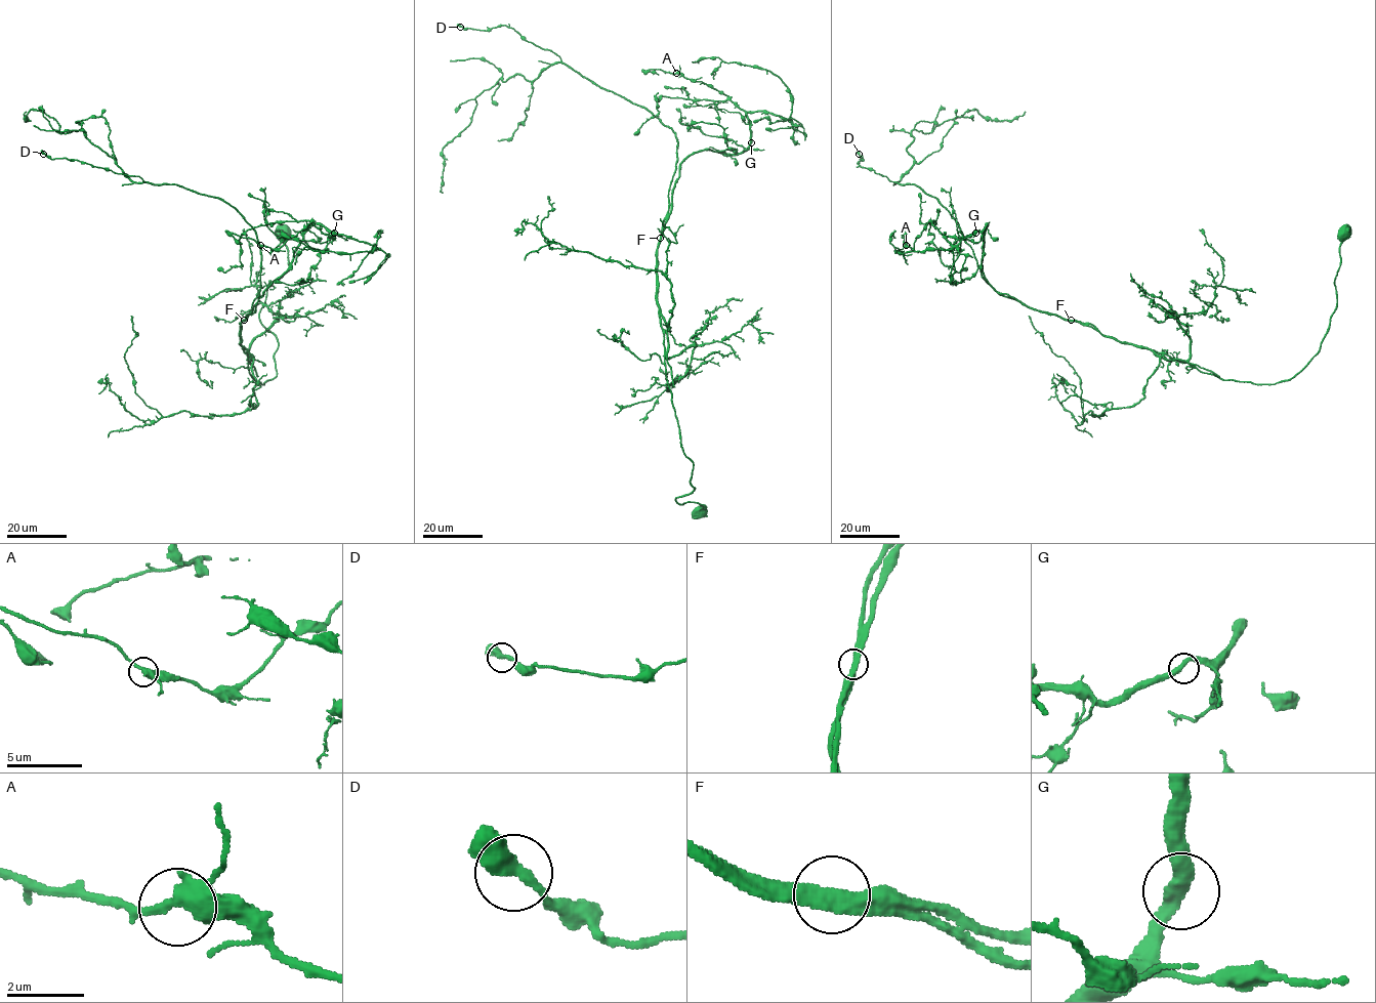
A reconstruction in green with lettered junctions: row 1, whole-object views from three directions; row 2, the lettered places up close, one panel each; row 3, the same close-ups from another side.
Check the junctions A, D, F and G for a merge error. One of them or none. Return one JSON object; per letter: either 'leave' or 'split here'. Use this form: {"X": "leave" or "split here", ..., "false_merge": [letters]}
{"A": "leave", "D": "leave", "F": "split here", "G": "leave", "false_merge": ["F"]}

